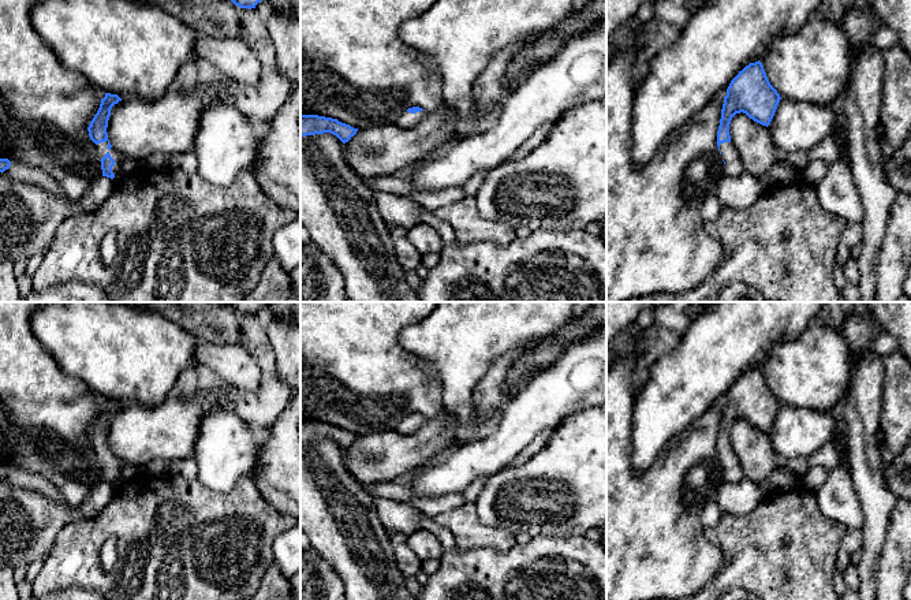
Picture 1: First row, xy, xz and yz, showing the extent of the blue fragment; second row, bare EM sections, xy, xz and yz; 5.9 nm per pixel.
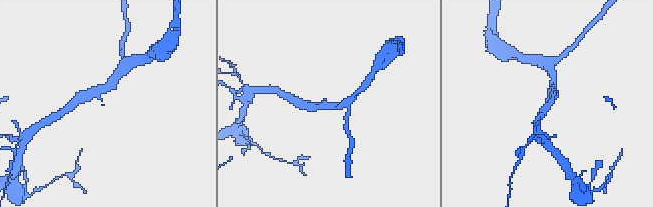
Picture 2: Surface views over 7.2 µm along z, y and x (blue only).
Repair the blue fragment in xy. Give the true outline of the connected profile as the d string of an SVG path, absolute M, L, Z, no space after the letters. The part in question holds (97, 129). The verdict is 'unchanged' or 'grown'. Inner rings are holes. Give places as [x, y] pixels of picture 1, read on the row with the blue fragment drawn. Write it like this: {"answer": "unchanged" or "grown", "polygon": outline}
{"answer": "grown", "polygon": "M105 93L101 98L100 108L90 122L87 131L90 139L96 144L96 150L100 156L102 176L113 179L122 165L122 156L115 152L108 139L108 120L111 109L115 104L122 101L117 94Z"}

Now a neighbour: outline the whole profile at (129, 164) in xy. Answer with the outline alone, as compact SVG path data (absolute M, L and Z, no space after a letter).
M122 156L122 165L119 168L119 172L115 174L113 182L117 185L117 182L127 175L128 172L134 171L135 168L139 167L139 161L130 159L127 156Z

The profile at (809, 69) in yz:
M814 15L796 33L773 40L759 62L770 85L781 97L768 126L781 156L807 153L837 131L843 122L830 104L847 87L852 62L852 46L841 26Z

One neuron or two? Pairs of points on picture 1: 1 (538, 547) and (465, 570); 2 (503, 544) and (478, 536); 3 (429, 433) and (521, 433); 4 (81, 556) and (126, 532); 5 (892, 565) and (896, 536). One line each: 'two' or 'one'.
1: one
2: one
3: two
4: one
5: one

